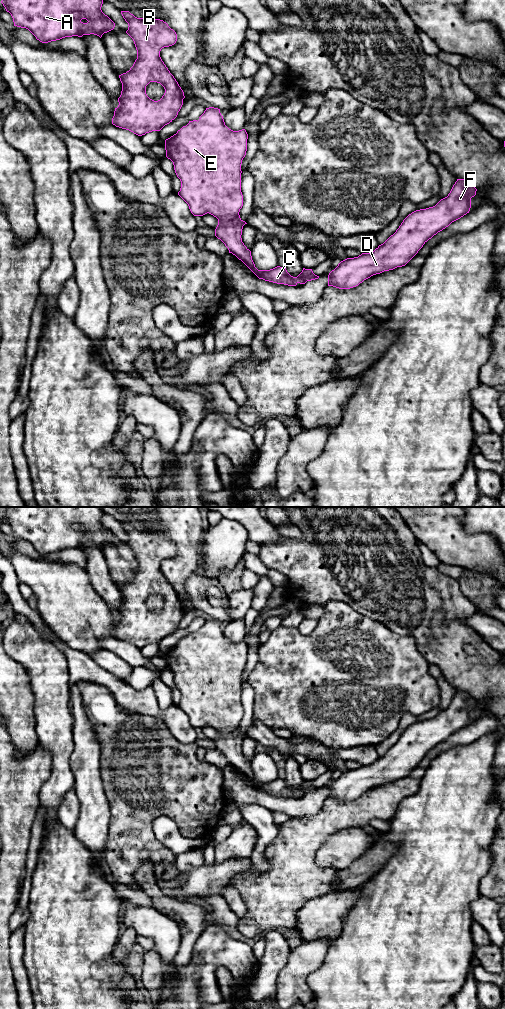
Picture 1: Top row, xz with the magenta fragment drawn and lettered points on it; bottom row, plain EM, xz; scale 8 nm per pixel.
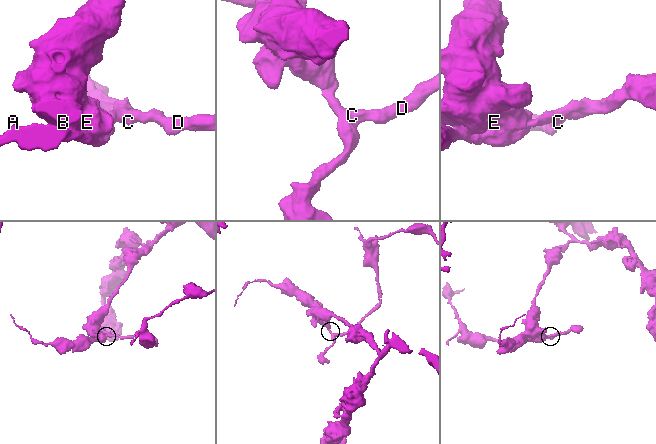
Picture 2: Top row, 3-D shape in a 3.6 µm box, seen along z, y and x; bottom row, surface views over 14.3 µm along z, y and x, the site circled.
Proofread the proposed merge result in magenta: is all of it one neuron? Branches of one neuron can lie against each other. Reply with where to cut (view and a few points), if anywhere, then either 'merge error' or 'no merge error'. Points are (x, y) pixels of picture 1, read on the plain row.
cut xz (238, 725), (230, 732), (218, 732); merge error

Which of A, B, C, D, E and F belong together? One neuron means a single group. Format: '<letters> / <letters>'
A C D F / B E

